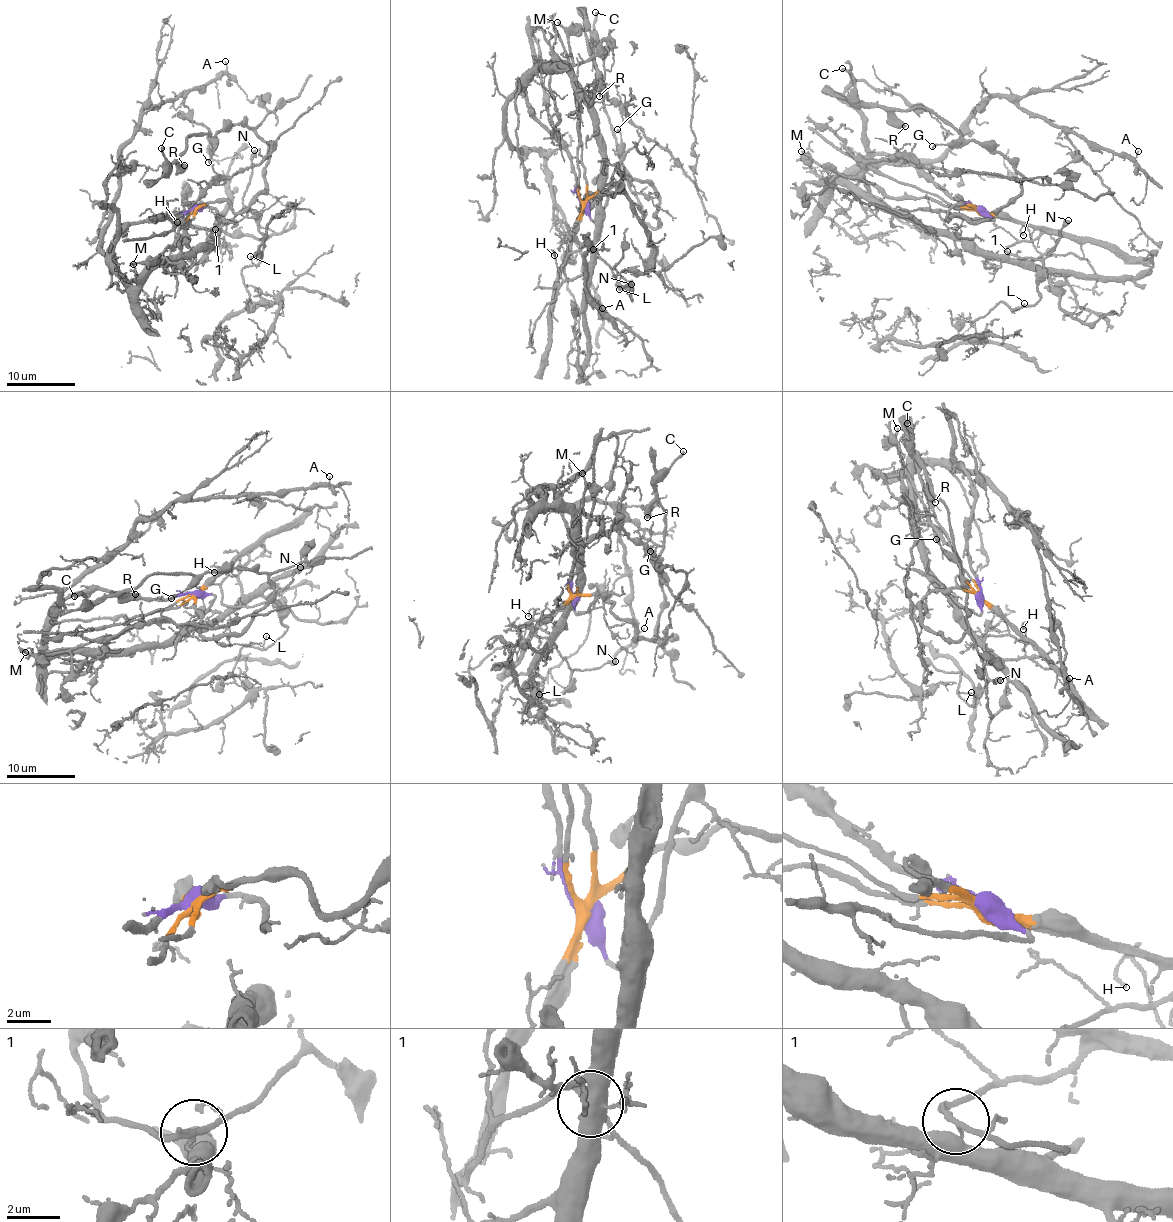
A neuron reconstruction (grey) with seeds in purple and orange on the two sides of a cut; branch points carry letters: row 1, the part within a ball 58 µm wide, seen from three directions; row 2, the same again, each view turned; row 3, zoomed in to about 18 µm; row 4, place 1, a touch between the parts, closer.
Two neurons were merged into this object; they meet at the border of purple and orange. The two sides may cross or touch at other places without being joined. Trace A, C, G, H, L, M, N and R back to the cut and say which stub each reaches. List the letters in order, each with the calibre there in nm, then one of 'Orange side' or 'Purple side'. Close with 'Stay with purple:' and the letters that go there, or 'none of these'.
A: Thickness 80 nm. Purple side
C: Thickness 200 nm. Orange side
G: Thickness 140 nm. Orange side
H: Thickness 120 nm. Purple side
L: Thickness 100 nm. Orange side
M: Thickness 190 nm. Orange side
N: Thickness 500 nm. Orange side
R: Thickness 400 nm. Orange side
Stay with purple: A, H

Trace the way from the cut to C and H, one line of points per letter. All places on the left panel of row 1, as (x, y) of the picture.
C: (194, 211), (226, 201), (242, 213), (266, 191), (269, 149), (239, 124), (188, 135), (169, 170), (160, 149)
H: (194, 211), (117, 235), (114, 259), (132, 285), (163, 258), (217, 237), (174, 214), (177, 222)

